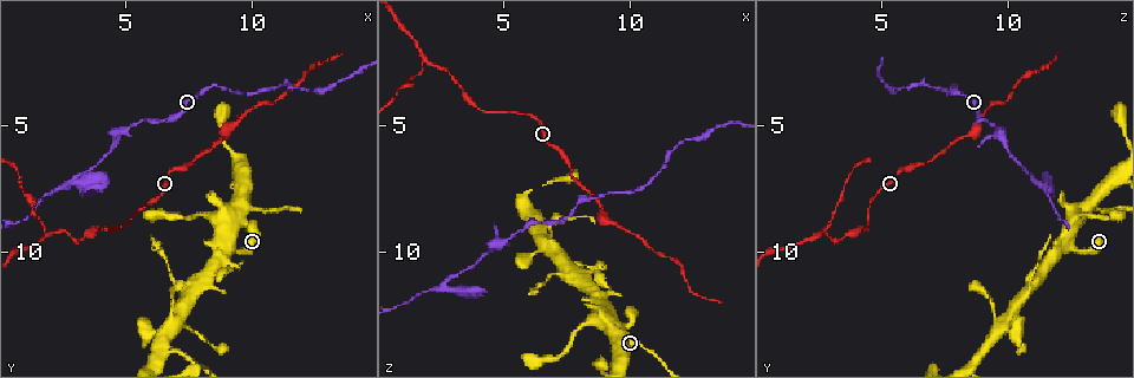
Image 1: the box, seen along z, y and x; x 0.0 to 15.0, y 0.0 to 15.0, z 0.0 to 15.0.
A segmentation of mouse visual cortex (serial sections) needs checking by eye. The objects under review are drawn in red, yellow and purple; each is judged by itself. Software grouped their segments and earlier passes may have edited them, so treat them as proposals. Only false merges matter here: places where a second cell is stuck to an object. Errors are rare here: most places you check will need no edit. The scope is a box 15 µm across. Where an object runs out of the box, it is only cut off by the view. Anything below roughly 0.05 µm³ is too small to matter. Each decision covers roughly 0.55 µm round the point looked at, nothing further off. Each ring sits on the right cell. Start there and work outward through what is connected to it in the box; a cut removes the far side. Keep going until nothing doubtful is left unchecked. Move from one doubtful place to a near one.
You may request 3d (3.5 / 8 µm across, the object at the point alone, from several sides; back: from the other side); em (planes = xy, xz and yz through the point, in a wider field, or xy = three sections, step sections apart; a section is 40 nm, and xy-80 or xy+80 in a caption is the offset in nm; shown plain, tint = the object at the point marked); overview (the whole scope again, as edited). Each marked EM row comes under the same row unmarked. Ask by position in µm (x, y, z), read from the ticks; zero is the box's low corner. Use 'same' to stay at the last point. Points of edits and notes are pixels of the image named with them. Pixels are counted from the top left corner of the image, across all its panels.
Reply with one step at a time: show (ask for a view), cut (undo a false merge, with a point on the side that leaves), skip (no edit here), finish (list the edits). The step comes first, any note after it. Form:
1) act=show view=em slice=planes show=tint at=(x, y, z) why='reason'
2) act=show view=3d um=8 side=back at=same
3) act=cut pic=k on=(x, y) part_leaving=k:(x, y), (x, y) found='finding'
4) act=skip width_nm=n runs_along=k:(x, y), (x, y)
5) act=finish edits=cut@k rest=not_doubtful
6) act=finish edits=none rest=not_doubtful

act=show view=3d um=3.5 at=(2.7, 7.4, 11.3) why='sharp bend'

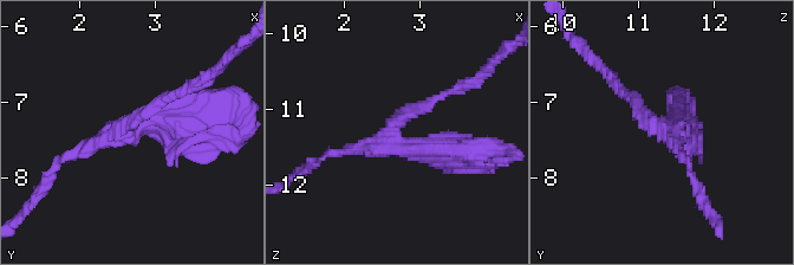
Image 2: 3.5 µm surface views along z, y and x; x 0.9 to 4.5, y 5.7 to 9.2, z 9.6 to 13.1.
act=show view=em slice=xy step=2 show=tint at=(2.65, 7.40, 11.35) arms=3 arm_widths_nm=150,150,300 why='shape alone is not enough'

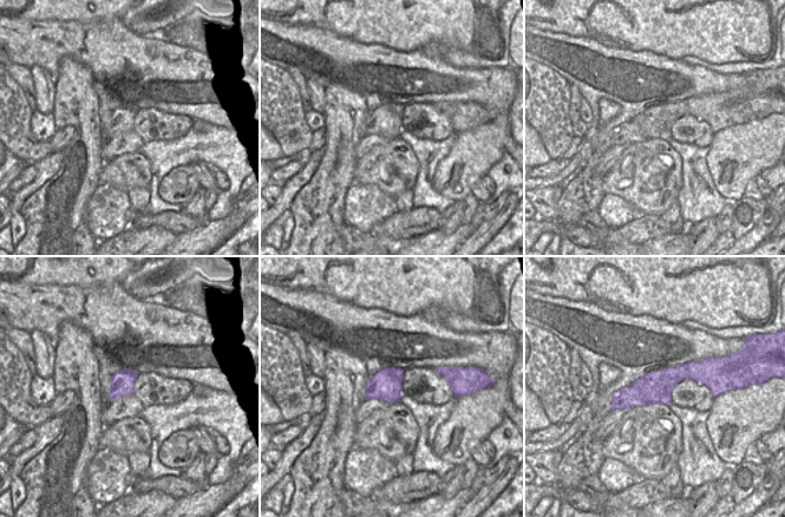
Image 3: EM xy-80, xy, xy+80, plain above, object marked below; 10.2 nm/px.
act=skip runs_along=3:(706, 379), (674, 374), (614, 406) found='continuous, no second cell'

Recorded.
act=show view=3d um=3.5 at=(9.9, 8.4, 13.3)

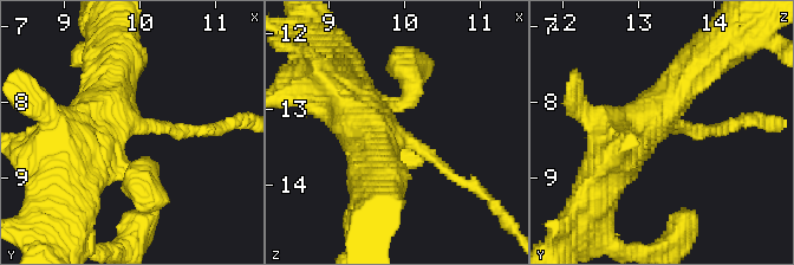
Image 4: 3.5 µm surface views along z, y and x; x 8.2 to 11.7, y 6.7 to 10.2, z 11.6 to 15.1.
act=show view=em slice=planes show=tint at=(9.90, 8.30, 13.35) arms=3 arm_widths_nm=150,500,500 why='now the EM'

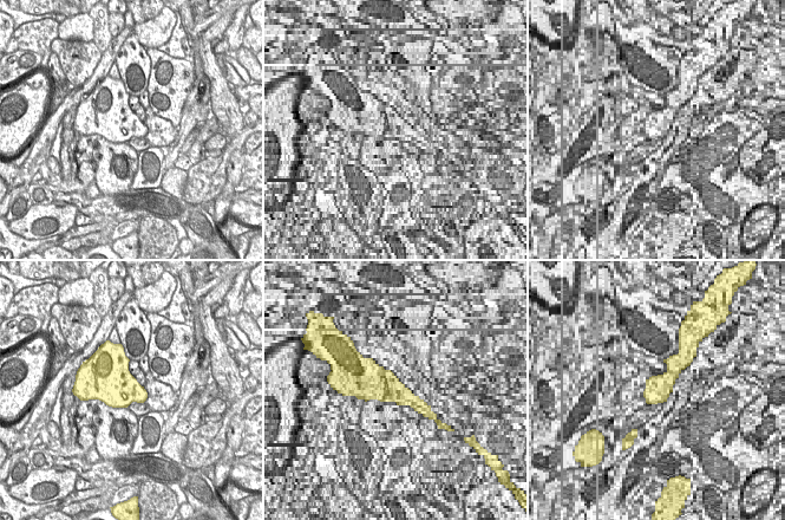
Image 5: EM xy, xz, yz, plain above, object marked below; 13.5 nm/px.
act=skip runs_along=4:(346, 104), (463, 183) found='continuous, no second cell'

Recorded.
act=show view=3d um=8 side=back at=(1.9, 9.3, 2.3) why='three arms meet'

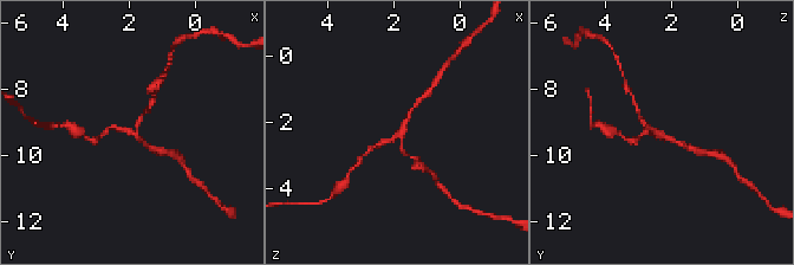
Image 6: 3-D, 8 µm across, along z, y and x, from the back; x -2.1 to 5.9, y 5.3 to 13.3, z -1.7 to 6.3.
act=show view=em slice=xy step=2 show=tint at=(1.9, 9.3, 2.4) arms=3 arm_widths_nm=150,150,150 why='shape alone is not enough'

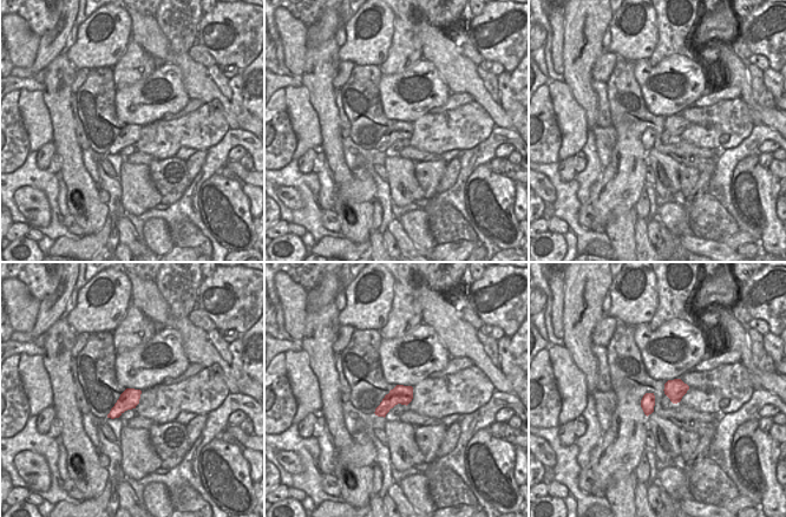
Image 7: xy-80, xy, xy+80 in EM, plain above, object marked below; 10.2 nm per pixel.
act=skip runs_along=6:(370, 148), (398, 135), (412, 108) found='continuous, no second cell'

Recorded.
act=finish edits=none rest=not_doubtful

